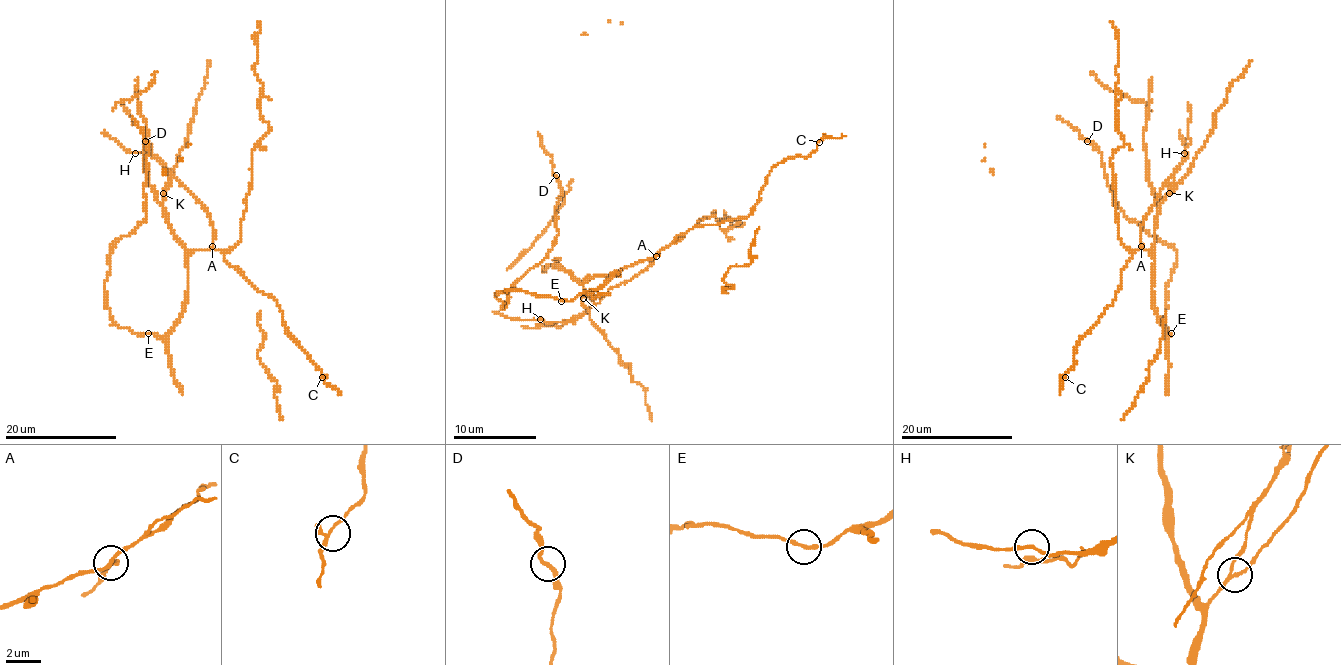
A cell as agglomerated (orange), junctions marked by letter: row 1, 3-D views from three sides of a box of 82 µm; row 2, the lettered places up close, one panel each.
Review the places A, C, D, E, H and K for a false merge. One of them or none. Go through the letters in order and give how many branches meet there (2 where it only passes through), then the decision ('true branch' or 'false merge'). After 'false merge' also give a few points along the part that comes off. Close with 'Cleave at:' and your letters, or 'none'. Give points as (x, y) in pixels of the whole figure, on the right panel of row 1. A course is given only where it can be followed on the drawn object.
A: 3 branches meet; true branch
C: 3 branches meet; true branch
D: 2 branches meet; true branch
E: 2 branches meet; true branch
H: 2 branches meet; true branch
K: 3 branches meet; true branch
Cleave at: none

